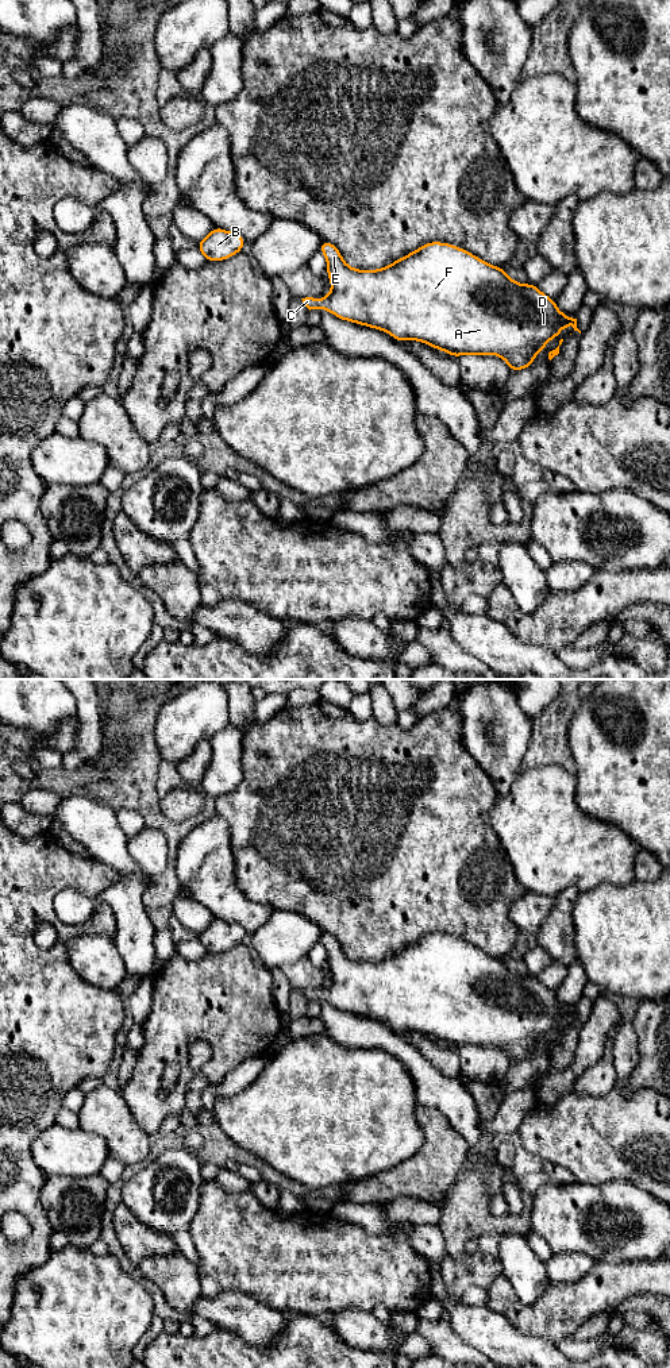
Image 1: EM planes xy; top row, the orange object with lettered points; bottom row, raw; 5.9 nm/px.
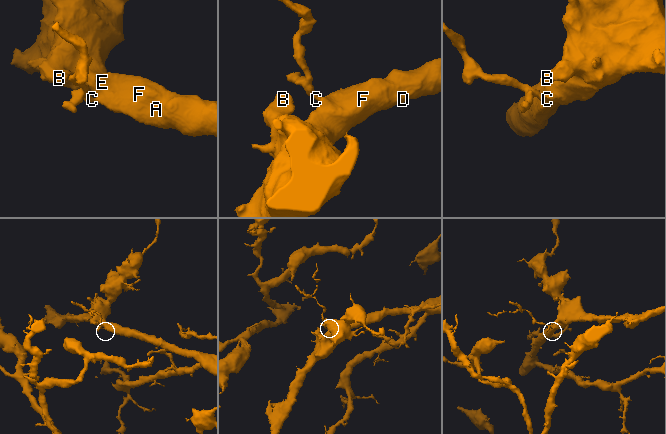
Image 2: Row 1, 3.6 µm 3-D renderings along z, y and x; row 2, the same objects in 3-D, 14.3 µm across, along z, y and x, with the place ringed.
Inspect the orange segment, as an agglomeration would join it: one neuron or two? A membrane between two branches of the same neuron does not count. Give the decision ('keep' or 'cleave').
keep

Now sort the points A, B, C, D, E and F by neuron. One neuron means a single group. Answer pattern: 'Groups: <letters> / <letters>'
Groups: A B C D E F

